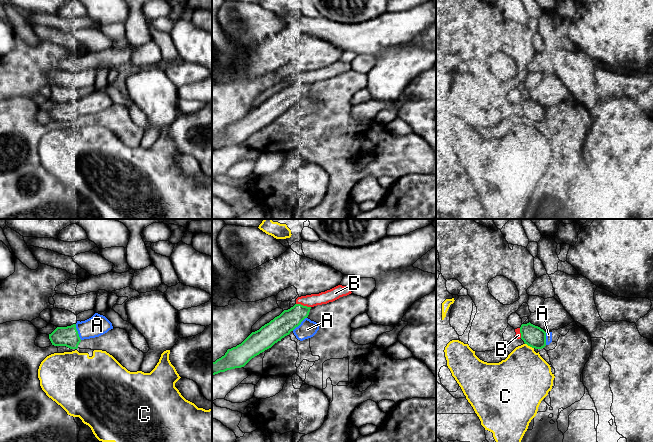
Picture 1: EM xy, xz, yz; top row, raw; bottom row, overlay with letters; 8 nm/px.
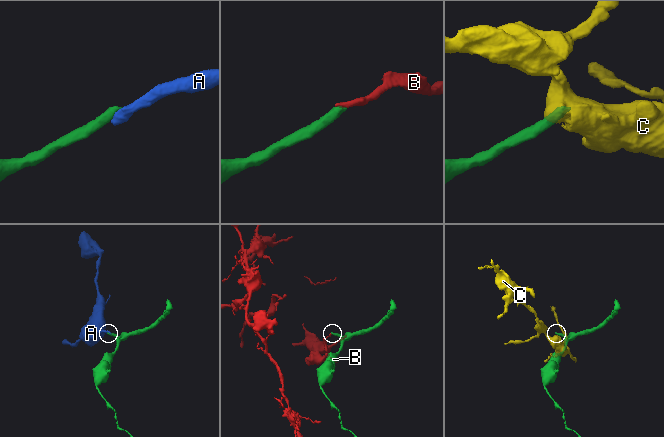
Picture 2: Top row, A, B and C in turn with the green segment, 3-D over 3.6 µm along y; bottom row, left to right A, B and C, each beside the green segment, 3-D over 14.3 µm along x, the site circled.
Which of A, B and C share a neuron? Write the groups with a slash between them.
A / B / C

